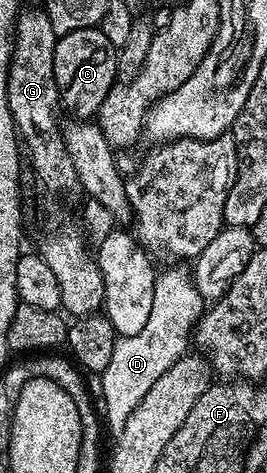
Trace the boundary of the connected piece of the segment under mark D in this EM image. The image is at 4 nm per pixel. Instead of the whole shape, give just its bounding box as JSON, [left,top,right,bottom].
[99,270,204,434]

